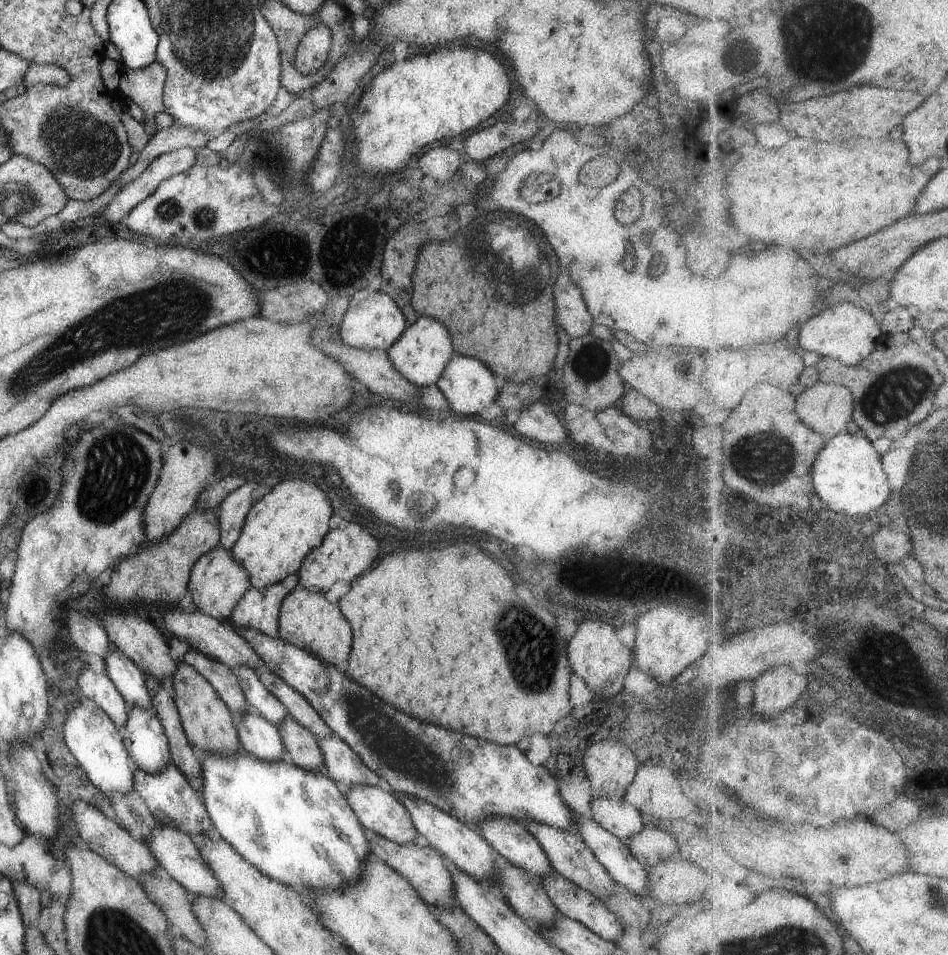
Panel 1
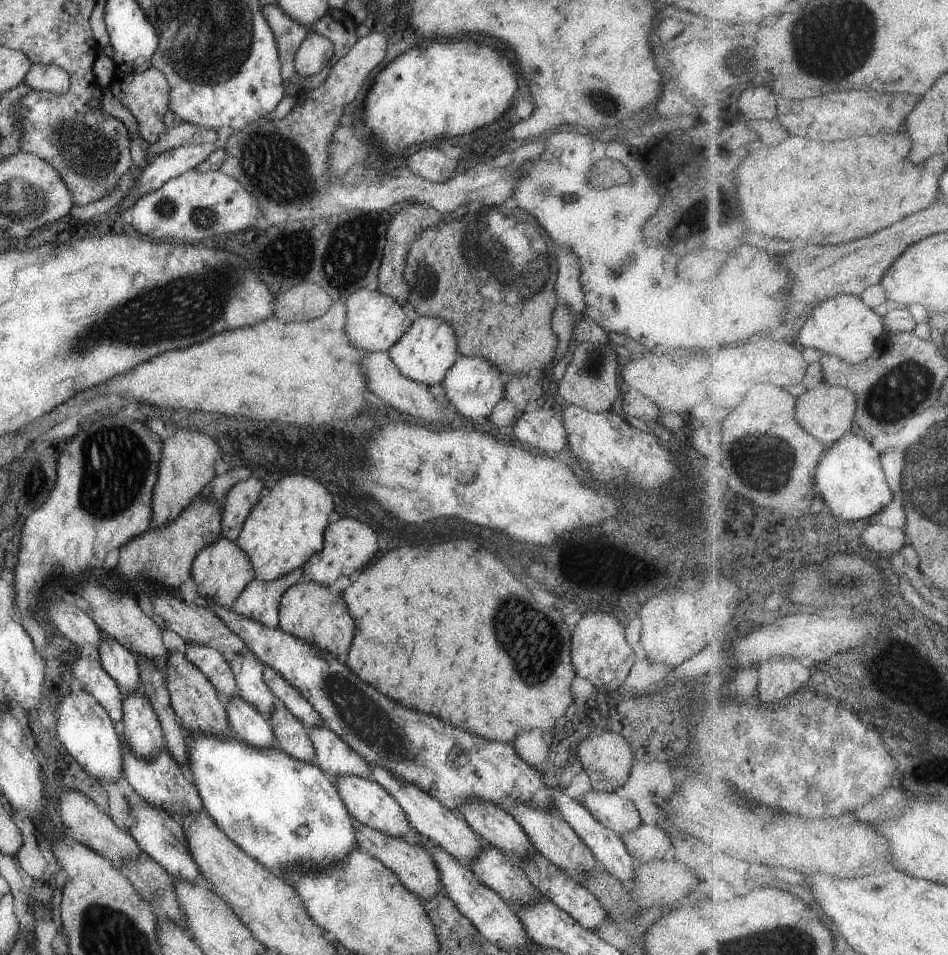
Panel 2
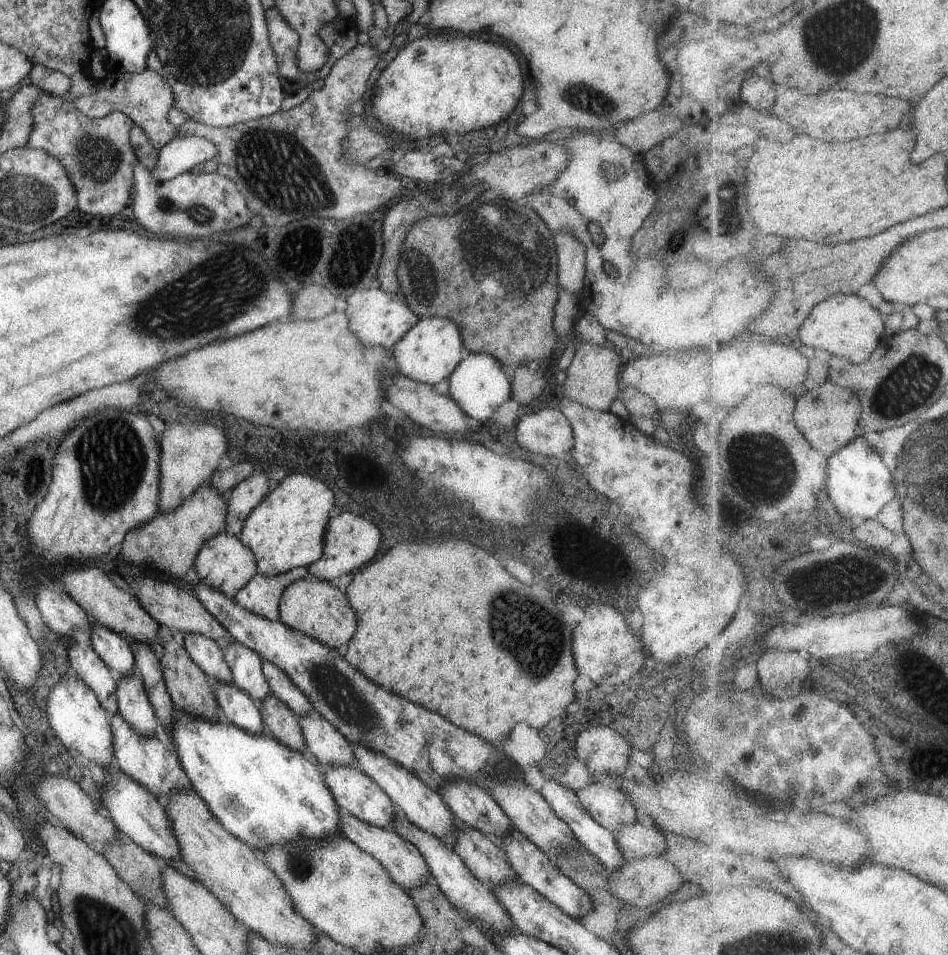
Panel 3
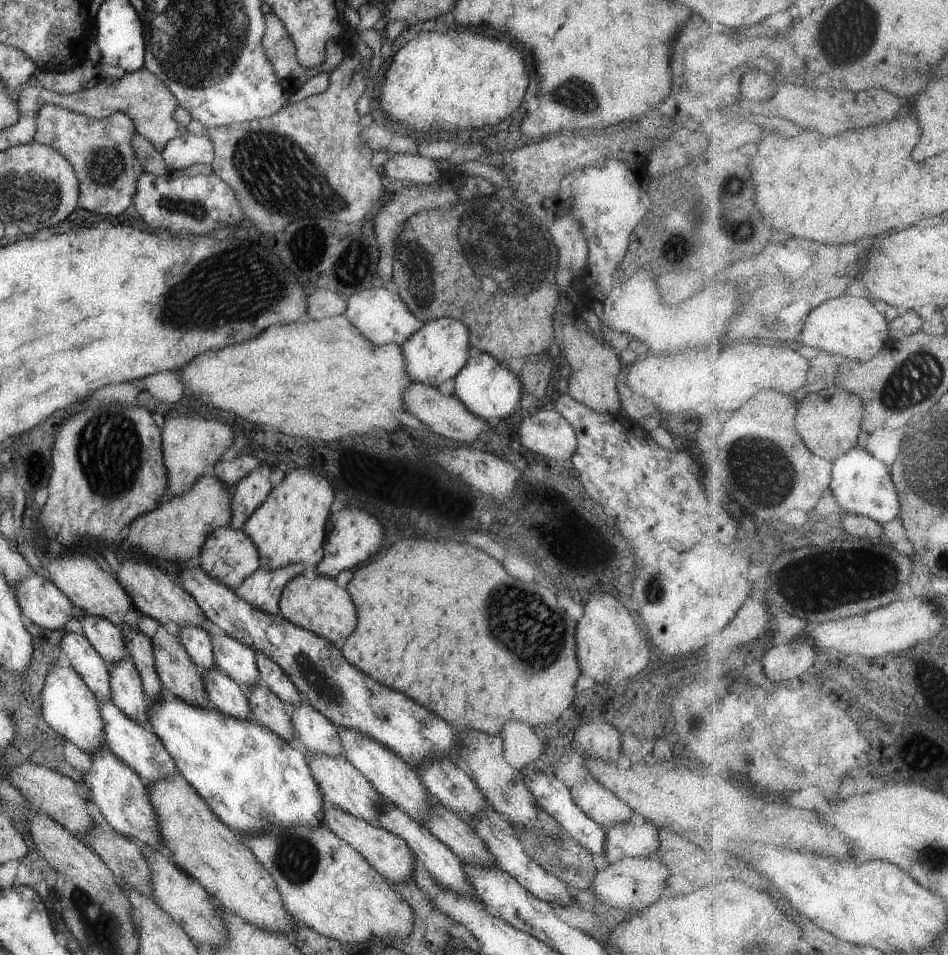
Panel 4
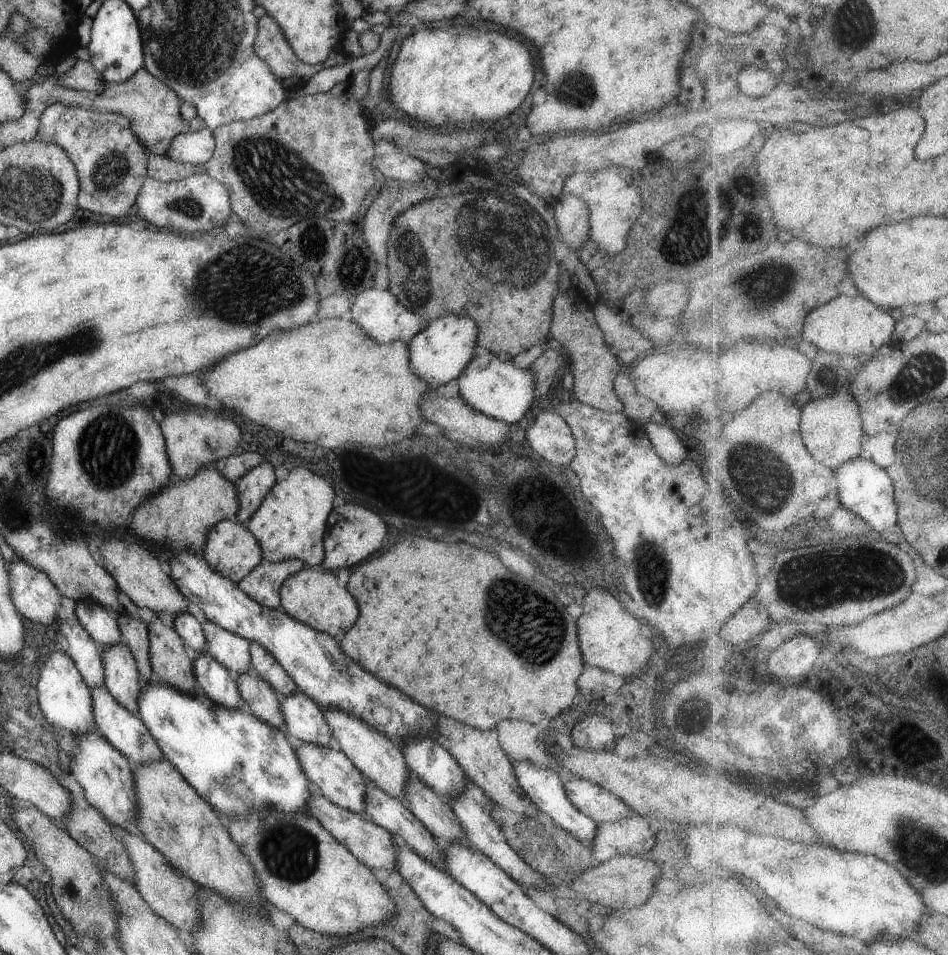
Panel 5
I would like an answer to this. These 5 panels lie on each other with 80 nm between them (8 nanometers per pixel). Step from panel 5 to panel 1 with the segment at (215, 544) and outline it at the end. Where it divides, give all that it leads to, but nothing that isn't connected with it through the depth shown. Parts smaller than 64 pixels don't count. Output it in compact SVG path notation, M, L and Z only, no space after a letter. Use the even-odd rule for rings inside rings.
M217 545L195 560L191 566L187 589L191 592L192 604L196 610L206 616L228 621L233 606L239 602L249 586L249 574L233 560L231 550L225 550L223 546Z

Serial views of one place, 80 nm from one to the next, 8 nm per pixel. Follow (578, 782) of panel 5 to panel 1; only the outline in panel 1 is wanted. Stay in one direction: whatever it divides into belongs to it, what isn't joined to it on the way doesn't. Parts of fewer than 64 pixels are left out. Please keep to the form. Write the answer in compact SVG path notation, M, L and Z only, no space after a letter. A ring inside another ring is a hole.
M591 798L589 802L592 819L604 830L621 840L637 834L642 824L639 812L627 802L617 798Z

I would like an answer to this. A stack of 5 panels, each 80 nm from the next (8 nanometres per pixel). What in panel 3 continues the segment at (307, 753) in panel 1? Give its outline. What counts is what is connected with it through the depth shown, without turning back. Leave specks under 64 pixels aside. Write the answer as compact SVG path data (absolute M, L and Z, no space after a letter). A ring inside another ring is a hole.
M272 693L267 694L261 700L258 711L267 734L291 750L305 752L305 742L301 734L301 726L299 726L299 717L277 696Z

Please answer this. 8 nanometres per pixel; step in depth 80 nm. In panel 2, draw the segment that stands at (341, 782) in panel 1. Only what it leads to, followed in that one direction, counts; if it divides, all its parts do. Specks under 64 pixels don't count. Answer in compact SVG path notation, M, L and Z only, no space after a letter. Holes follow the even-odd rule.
M326 725L308 728L309 742L313 748L313 763L322 772L335 776L353 774L359 778L370 779L369 768L359 754L355 753L347 744Z

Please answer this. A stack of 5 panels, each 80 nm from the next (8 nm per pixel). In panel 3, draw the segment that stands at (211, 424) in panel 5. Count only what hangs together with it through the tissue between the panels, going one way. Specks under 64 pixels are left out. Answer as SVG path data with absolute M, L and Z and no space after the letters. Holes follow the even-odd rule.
M199 422L165 425L160 442L158 512L171 512L194 492L201 482L208 481L226 450L227 442L223 438L223 430L217 426Z

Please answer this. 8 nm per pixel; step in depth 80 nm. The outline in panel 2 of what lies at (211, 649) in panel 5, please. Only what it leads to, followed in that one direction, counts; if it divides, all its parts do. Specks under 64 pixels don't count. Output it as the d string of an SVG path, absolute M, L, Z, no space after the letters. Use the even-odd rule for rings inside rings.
M248 650L233 654L228 665L235 680L235 694L247 700L263 716L275 708L277 701L265 685L262 670L265 666Z

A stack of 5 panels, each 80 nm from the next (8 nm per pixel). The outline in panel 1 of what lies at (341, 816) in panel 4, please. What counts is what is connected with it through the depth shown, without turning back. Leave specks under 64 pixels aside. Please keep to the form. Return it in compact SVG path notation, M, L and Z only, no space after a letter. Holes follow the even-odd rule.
M363 829L363 836L369 844L370 858L387 864L391 870L401 874L411 888L417 892L417 895L427 905L432 908L439 906L452 906L455 904L453 898L453 886L451 886L451 876L447 872L447 860L444 860L441 854L435 852L430 847L421 848L410 844L396 844L390 842L369 830Z

